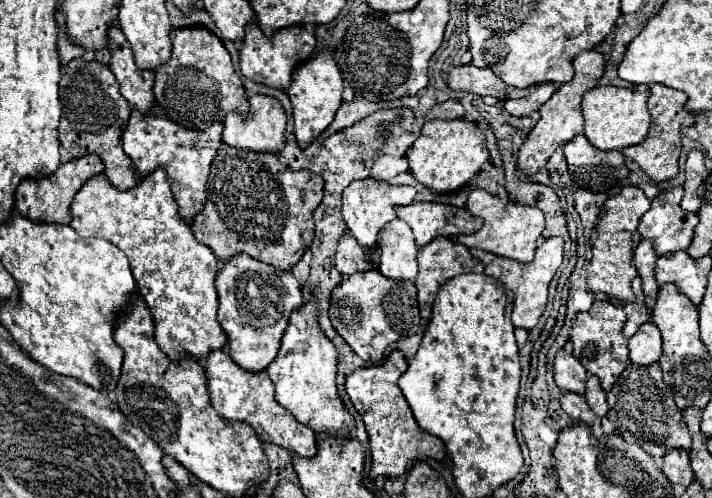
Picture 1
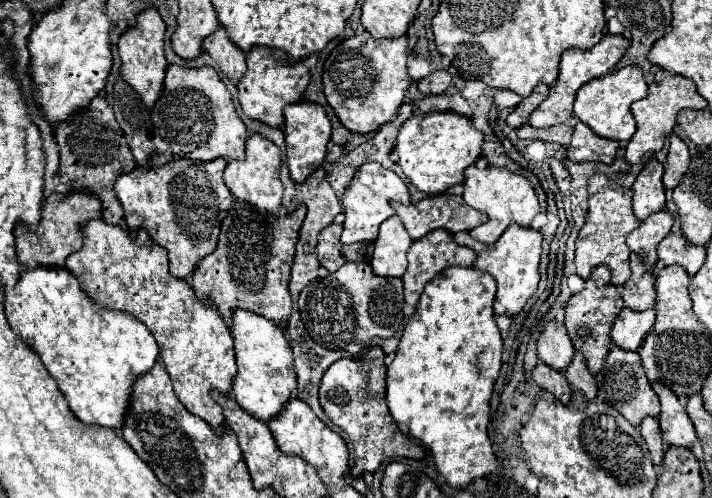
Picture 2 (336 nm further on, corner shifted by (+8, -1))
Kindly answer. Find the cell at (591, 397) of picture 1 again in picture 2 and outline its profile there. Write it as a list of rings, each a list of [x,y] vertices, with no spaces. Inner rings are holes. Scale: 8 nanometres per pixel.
[[[578,351],[574,353],[574,361],[564,371],[564,377],[568,379],[572,391],[582,391],[586,395],[586,399],[596,397],[596,381],[592,377],[592,373],[588,371],[582,353],[578,353]]]

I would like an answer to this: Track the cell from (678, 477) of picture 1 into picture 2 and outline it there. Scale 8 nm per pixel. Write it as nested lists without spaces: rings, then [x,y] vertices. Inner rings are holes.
[[[646,417],[646,419],[640,423],[640,433],[642,433],[642,437],[644,437],[646,443],[648,443],[650,457],[652,457],[652,461],[654,461],[654,465],[660,465],[660,463],[662,463],[662,457],[664,457],[664,451],[666,451],[666,445],[664,445],[664,441],[662,441],[662,433],[660,433],[658,419]]]

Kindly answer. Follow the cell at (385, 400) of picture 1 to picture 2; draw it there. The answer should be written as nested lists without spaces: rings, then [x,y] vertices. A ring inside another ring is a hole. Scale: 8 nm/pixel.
[[[344,357],[328,367],[320,381],[320,405],[328,419],[338,425],[354,445],[354,467],[350,475],[358,477],[366,471],[374,473],[384,459],[410,457],[422,459],[424,447],[404,435],[386,407],[386,367],[382,359]]]

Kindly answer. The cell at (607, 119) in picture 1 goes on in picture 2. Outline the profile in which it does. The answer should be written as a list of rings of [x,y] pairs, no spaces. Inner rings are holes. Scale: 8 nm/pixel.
[[[636,67],[616,69],[612,73],[592,79],[590,83],[586,83],[584,87],[578,89],[576,101],[574,101],[574,115],[582,123],[586,123],[596,135],[600,135],[604,139],[628,141],[636,131],[636,123],[630,113],[630,105],[636,99],[644,99],[646,95],[648,95],[648,83],[644,79],[642,69],[636,69]]]

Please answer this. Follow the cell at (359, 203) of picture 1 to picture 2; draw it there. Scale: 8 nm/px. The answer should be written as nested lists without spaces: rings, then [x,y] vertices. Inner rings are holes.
[[[364,163],[360,165],[360,169],[356,169],[350,185],[344,191],[342,197],[342,205],[344,205],[344,231],[340,235],[340,241],[344,245],[350,243],[358,243],[358,241],[374,241],[378,237],[378,227],[382,221],[386,221],[388,217],[394,215],[394,209],[390,205],[392,201],[402,201],[402,203],[410,203],[410,193],[406,183],[390,169],[382,167],[380,163]]]

